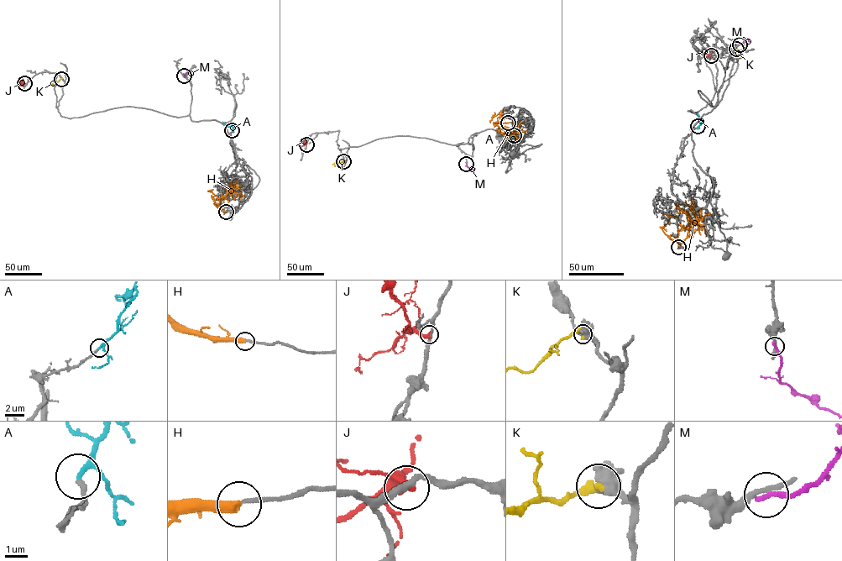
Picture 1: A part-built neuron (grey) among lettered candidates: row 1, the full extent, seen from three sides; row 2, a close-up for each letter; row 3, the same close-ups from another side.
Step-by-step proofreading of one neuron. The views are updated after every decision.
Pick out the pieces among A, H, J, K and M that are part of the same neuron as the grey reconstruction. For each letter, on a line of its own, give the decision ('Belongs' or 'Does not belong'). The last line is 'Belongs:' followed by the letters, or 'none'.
A: Belongs
H: Does not belong
J: Does not belong
K: Does not belong
M: Does not belong
Belongs: A

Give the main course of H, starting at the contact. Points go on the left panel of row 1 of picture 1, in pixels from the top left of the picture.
H: (226, 212), (221, 211), (214, 201), (222, 200), (229, 186), (237, 180)

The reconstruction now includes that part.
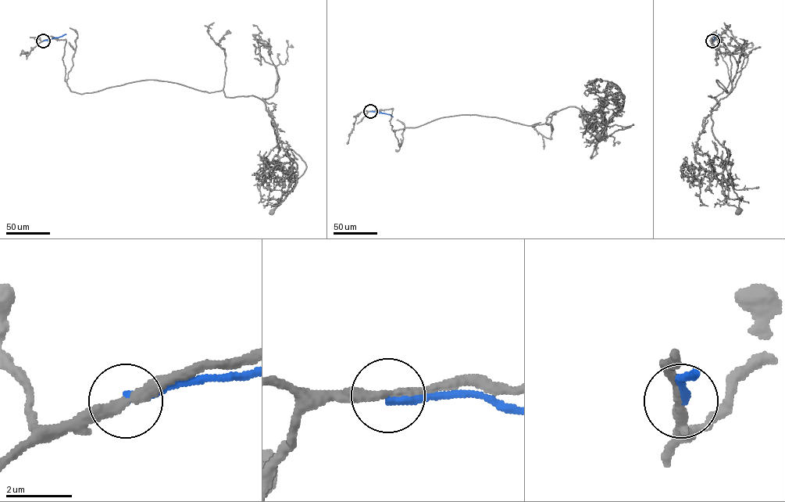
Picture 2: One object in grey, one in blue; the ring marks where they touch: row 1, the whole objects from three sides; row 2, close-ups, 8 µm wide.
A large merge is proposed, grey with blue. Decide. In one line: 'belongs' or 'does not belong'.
does not belong

